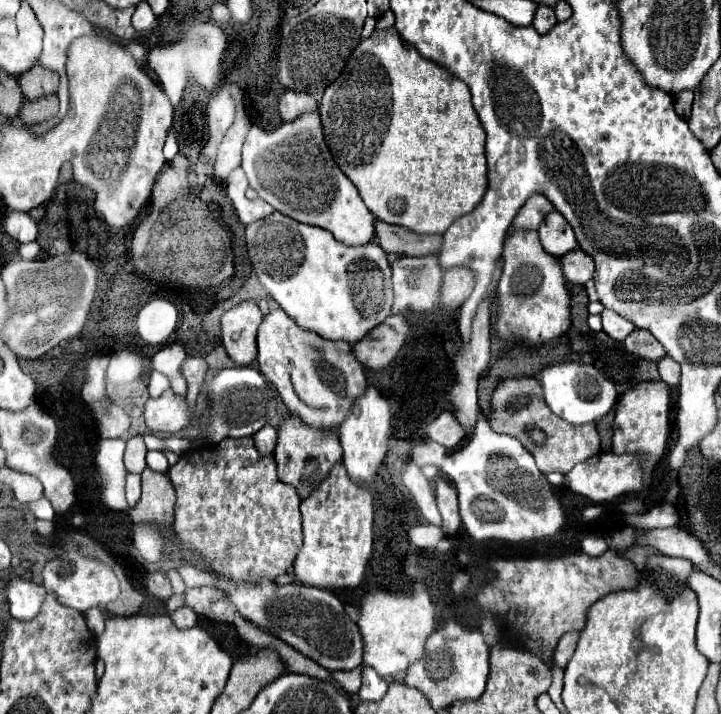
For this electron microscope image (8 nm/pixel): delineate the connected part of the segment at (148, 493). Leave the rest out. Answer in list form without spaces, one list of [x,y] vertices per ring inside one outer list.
[[[146,468],[142,472],[142,500],[140,506],[130,512],[130,518],[134,522],[152,522],[170,528],[174,524],[174,504],[176,504],[176,496],[174,496],[174,486],[170,476],[166,472],[154,472]]]

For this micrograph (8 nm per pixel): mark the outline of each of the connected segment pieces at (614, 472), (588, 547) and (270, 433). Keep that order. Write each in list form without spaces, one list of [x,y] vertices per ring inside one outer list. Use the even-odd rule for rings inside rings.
[[[602,452],[596,454],[592,458],[588,458],[586,462],[576,464],[566,476],[564,482],[568,484],[568,488],[580,496],[590,498],[592,502],[610,502],[622,494],[628,492],[640,492],[642,490],[642,470],[640,470],[640,458],[620,458],[618,454],[612,452]]]
[[[588,536],[588,538],[582,540],[582,552],[588,554],[588,556],[592,556],[592,558],[604,554],[606,550],[608,550],[608,544],[600,536]]]
[[[266,424],[262,426],[256,434],[254,434],[254,444],[260,450],[260,454],[272,454],[274,446],[276,446],[276,428]]]

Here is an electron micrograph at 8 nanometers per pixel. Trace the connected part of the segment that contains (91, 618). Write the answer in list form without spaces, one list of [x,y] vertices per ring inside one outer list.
[[[92,608],[86,612],[86,624],[96,636],[104,632],[104,622],[106,622],[106,614],[102,608]]]

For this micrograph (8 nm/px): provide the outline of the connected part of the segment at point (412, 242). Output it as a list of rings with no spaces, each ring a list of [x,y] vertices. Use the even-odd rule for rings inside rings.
[[[376,220],[376,242],[392,254],[400,256],[424,256],[424,254],[436,254],[442,246],[442,236],[424,236],[416,234],[402,226],[392,226],[386,222]]]

